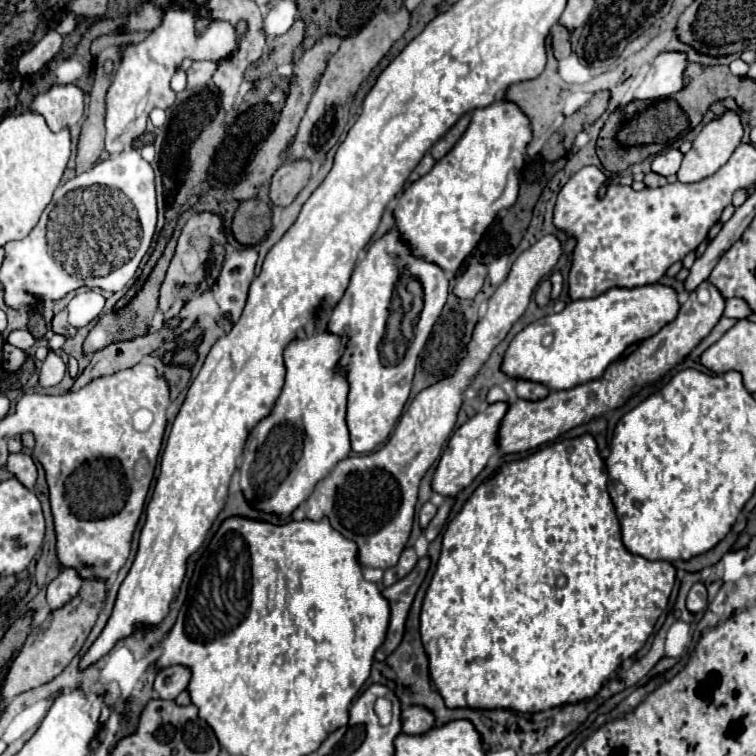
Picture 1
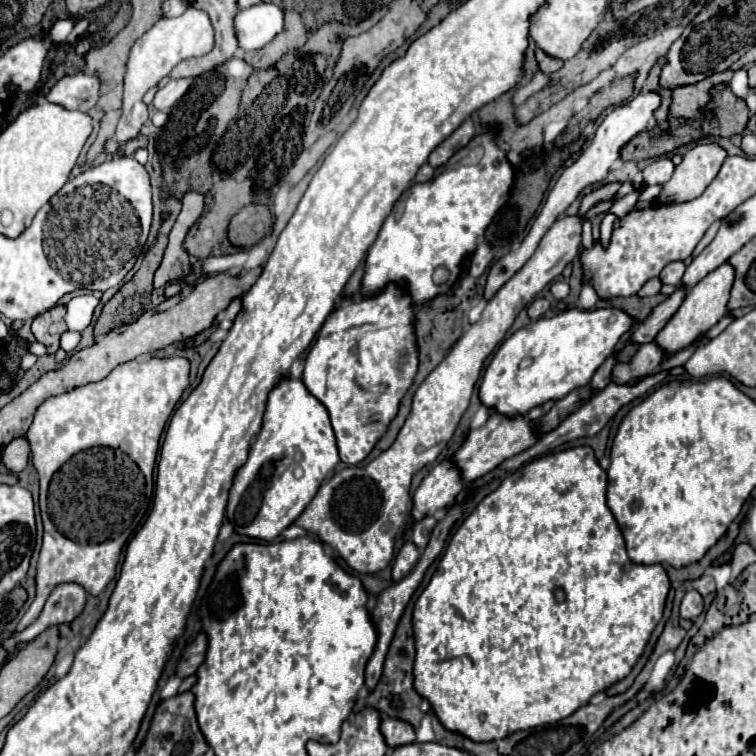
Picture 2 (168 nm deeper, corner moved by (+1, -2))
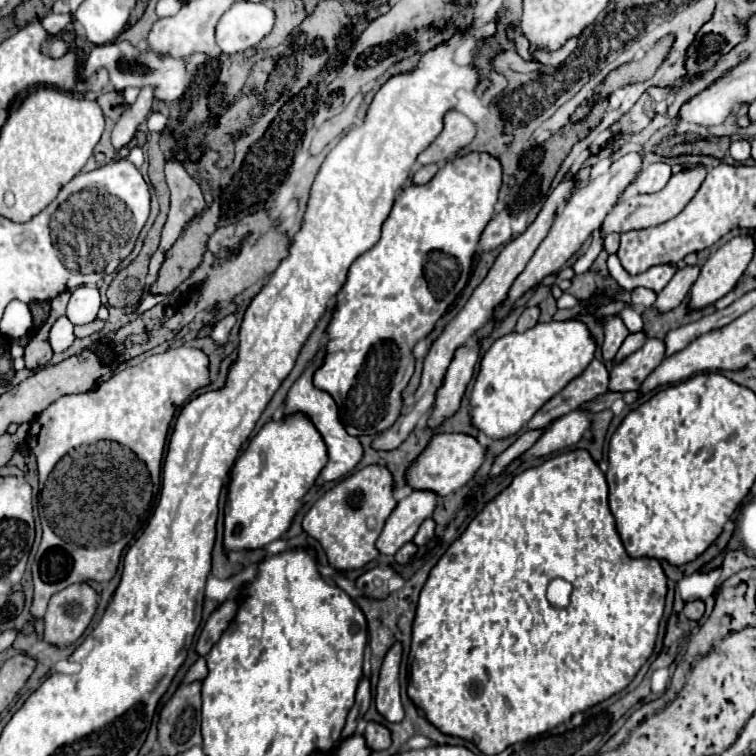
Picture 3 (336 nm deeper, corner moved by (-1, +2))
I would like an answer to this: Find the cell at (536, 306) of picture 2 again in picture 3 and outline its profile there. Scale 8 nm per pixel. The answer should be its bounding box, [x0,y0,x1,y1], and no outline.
[515,307,539,333]

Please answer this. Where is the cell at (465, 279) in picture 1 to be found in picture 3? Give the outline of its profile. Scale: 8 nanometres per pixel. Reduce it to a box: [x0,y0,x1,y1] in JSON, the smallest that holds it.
[479,205,511,251]

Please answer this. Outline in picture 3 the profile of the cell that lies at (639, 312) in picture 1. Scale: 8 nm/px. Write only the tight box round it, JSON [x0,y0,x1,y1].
[469,321,595,439]

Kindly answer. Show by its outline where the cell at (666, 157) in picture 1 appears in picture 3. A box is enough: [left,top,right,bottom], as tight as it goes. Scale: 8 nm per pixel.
[635,163,671,193]

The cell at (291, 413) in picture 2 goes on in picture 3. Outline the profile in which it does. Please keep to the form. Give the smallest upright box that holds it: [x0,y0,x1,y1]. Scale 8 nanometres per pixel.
[223,415,327,553]

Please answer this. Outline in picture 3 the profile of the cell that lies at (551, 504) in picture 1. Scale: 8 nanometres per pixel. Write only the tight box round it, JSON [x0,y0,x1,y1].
[407,449,667,755]

